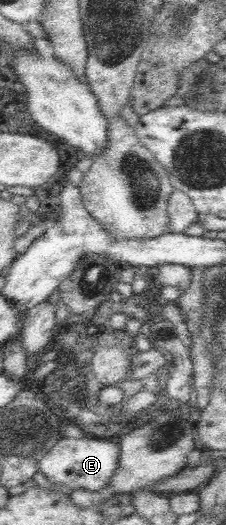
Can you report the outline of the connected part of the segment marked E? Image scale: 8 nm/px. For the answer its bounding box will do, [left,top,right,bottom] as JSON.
[39,436,120,493]

